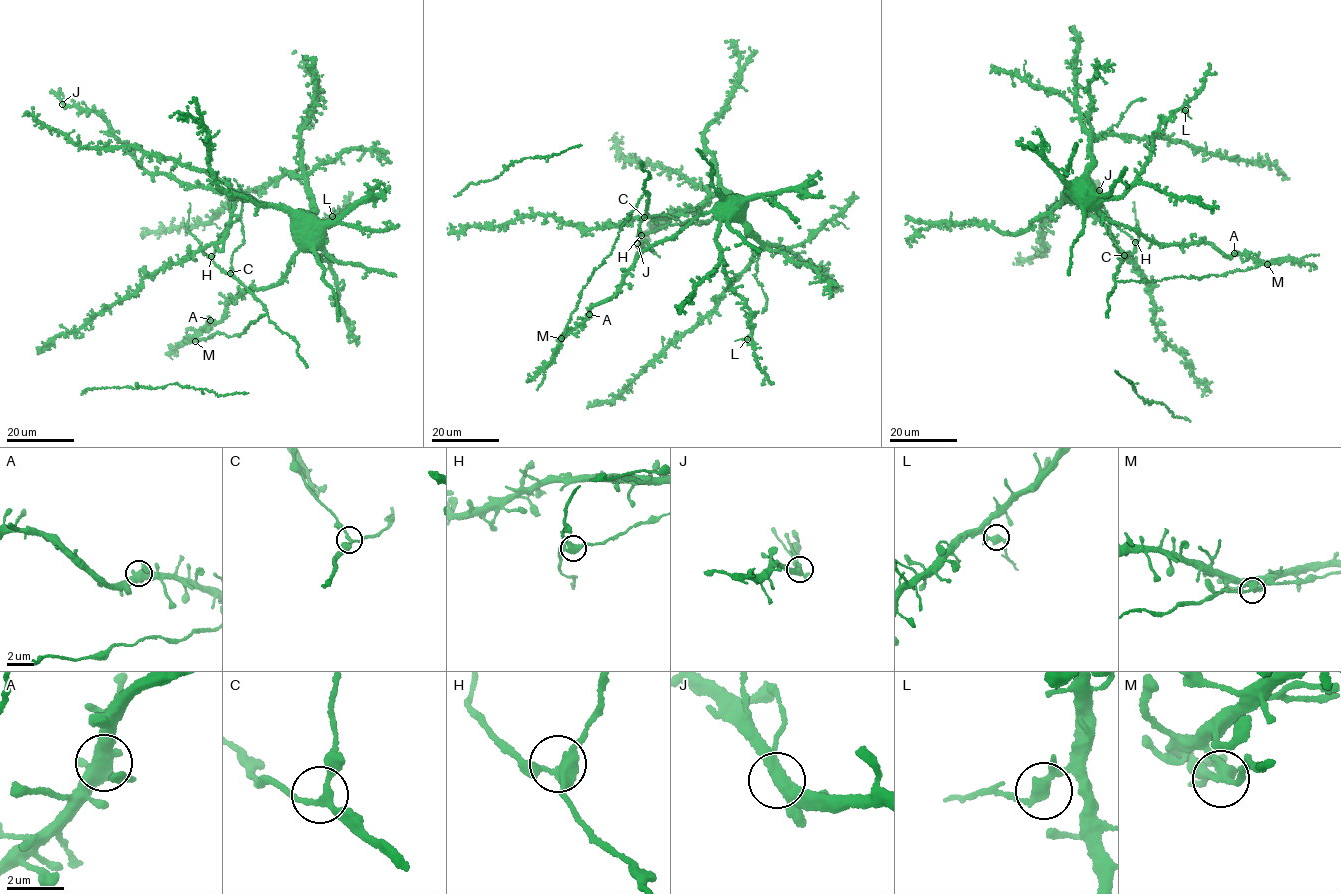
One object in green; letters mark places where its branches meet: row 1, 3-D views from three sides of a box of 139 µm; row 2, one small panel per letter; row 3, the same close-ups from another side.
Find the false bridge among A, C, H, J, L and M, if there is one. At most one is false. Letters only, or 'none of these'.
none of these

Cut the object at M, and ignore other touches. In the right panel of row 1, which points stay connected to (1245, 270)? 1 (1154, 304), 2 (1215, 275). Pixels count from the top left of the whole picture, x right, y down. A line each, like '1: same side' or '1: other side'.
1: other side
2: same side

